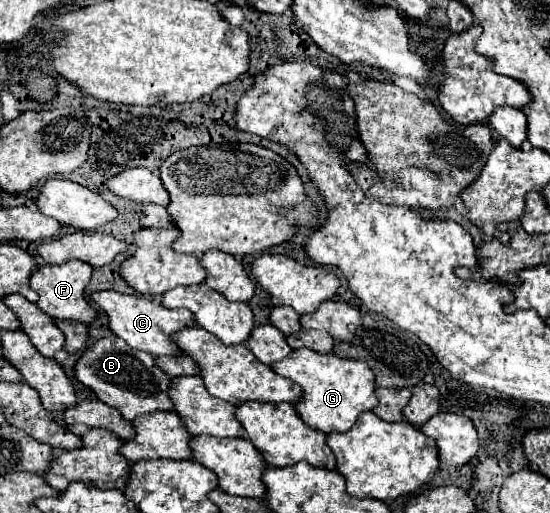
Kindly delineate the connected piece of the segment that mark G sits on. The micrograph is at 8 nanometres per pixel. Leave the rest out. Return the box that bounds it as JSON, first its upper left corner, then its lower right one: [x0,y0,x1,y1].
[272,348,376,434]

